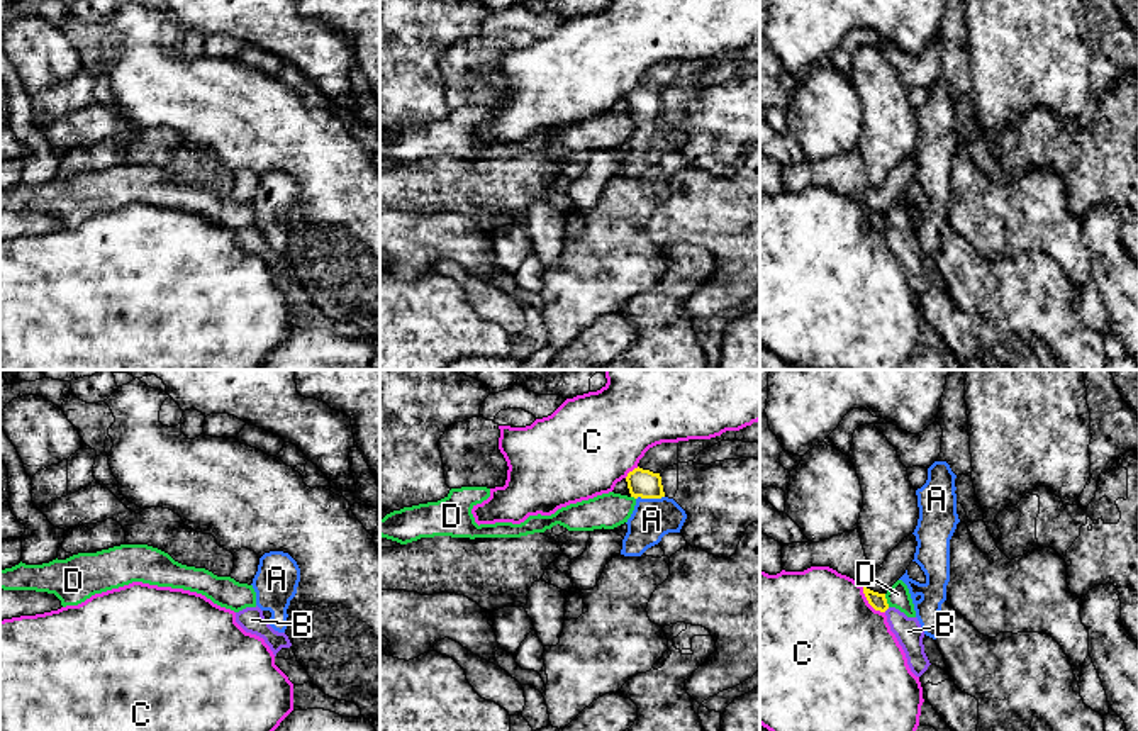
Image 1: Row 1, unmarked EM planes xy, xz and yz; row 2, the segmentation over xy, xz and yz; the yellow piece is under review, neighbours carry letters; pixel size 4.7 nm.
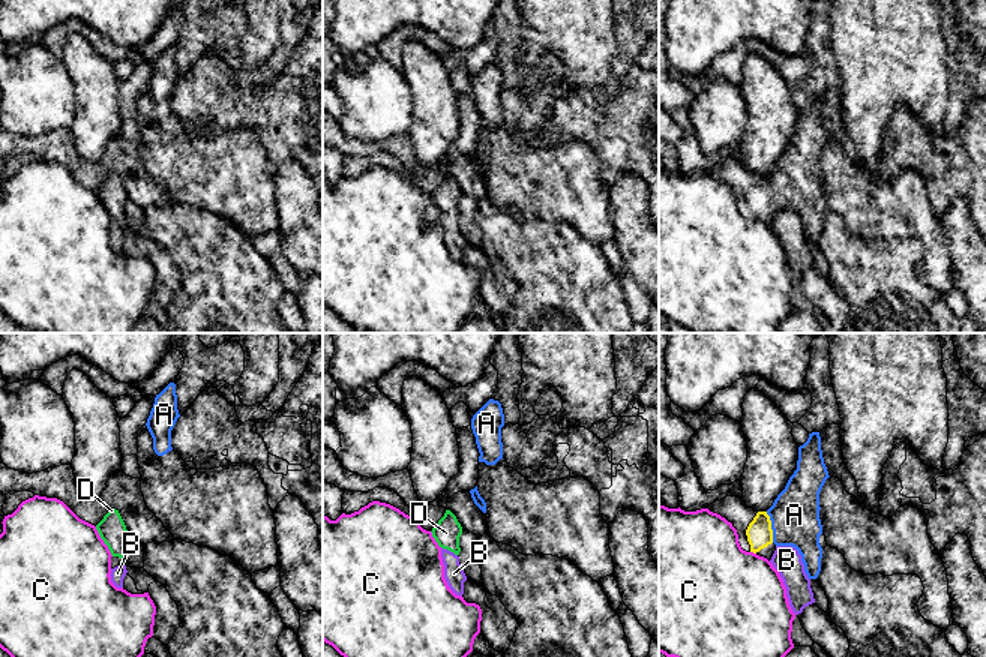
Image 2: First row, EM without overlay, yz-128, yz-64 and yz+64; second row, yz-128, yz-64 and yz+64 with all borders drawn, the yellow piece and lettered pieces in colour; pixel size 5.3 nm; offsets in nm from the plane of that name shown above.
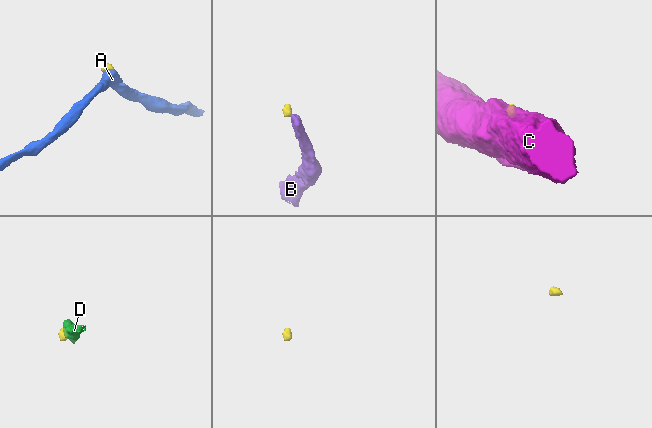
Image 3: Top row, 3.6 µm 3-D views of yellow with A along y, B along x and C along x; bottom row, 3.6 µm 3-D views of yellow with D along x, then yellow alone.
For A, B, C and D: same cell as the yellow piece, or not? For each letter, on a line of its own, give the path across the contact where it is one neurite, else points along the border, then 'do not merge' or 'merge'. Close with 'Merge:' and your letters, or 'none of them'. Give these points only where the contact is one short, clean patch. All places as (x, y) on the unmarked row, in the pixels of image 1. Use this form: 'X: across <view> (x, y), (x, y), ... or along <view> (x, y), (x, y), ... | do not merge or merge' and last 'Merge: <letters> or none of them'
A: across xz (645, 104), (650, 117), (652, 139) | merge
B: along yz (889, 228), (884, 231) | do not merge
C: along yz (862, 207), (867, 221), (884, 233) | do not merge
D: along yz (884, 214), (889, 226) | do not merge
Merge: A

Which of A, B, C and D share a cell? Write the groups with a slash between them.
A / B D / C

